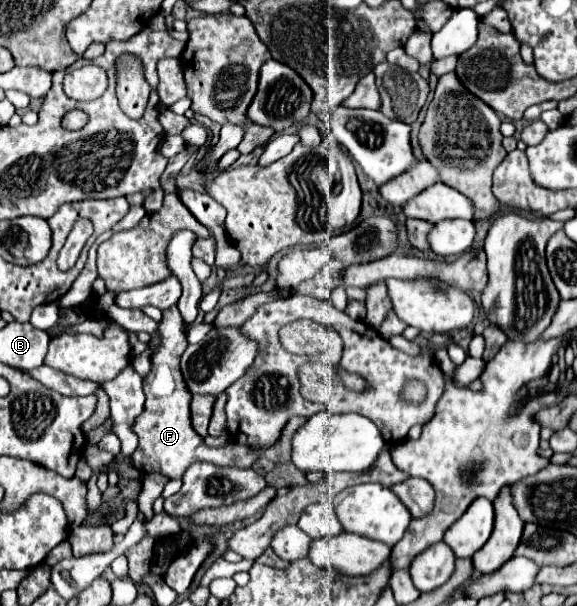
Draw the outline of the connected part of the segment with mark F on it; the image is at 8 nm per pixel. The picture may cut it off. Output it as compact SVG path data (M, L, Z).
M176 307L164 311L164 319L162 319L160 329L158 329L162 335L162 347L152 357L152 371L144 377L146 407L134 425L134 433L138 435L138 447L130 457L132 465L142 475L162 473L170 479L182 479L188 465L192 465L196 461L208 461L208 463L214 463L218 467L238 467L238 469L252 467L252 463L260 457L268 457L274 463L290 463L292 435L298 431L298 427L302 427L308 421L306 417L292 417L288 427L284 427L284 433L282 433L278 445L272 449L266 449L264 453L262 451L254 453L254 451L244 449L244 445L234 445L234 443L230 443L226 447L212 449L212 447L206 447L204 439L194 433L194 429L190 425L192 393L186 387L182 371L180 371L180 357L182 357L184 349L188 347L186 335L184 335L184 329L186 329L184 325L186 325L186 321L182 319L182 315Z

